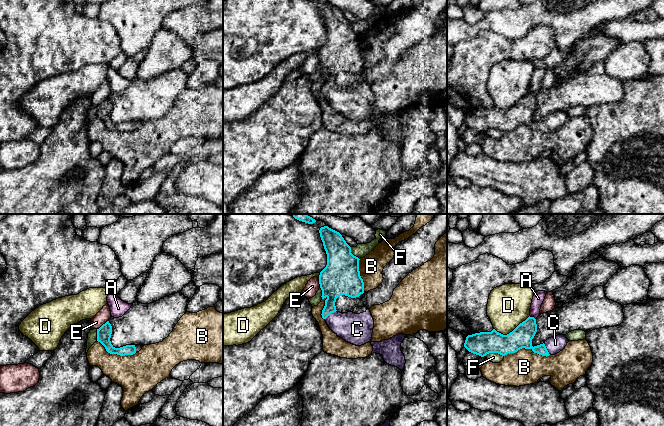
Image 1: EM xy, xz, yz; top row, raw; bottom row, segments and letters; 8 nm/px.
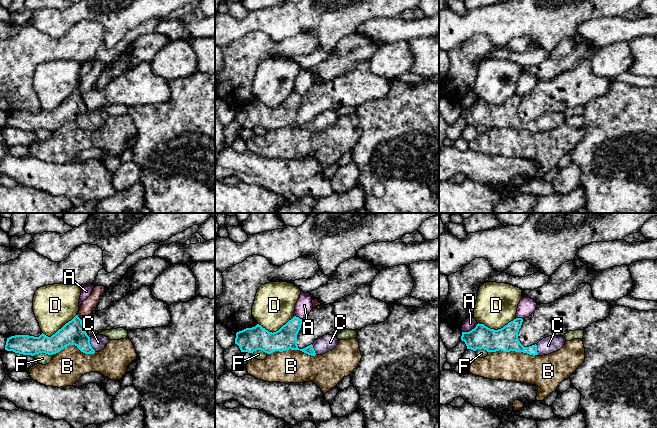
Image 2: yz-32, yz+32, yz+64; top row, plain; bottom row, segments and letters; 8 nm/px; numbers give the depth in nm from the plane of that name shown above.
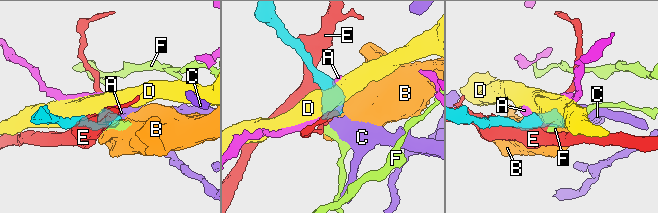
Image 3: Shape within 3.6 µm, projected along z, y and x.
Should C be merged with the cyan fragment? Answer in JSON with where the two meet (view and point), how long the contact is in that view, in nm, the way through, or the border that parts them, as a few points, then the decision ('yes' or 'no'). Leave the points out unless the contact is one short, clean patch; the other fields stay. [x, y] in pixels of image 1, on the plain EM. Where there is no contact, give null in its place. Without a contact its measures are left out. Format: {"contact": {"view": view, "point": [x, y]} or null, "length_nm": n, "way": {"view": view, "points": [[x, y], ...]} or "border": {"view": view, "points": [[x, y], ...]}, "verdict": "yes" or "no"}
{"contact": {"view": "xz", "point": [330, 89]}, "length_nm": 120, "way": {"view": "xz", "points": [[334, 59], [330, 77], [330, 89], [340, 99], [356, 105]]}, "verdict": "yes"}

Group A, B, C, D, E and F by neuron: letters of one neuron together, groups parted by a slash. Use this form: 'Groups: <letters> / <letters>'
Groups: A / B / C / D / E / F

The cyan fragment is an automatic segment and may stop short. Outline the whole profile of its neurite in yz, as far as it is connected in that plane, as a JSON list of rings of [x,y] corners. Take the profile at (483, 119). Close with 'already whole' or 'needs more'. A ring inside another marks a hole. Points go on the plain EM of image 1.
[[[529,92],[507,111],[503,111],[495,105],[491,108],[468,111],[464,123],[469,128],[481,133],[489,129],[498,129],[505,132],[522,124],[531,125],[534,129],[547,133],[562,127],[569,118],[565,111],[557,111],[547,115],[543,120],[533,123],[532,115],[536,108],[536,95]]]; needs more

